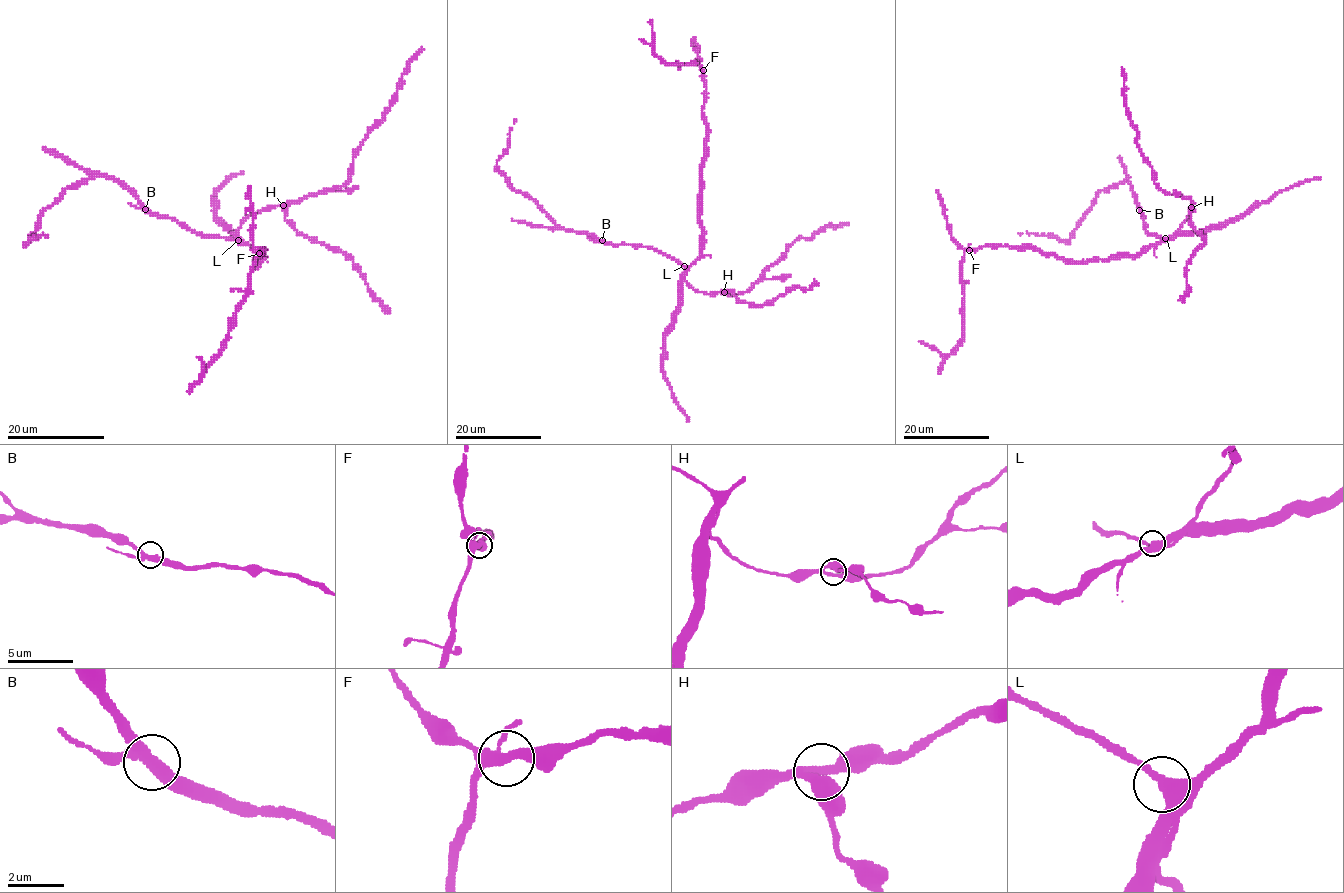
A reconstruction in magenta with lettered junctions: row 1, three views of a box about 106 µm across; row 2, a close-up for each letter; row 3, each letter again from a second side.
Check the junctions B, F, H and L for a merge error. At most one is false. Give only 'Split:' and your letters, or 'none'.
Split: none

